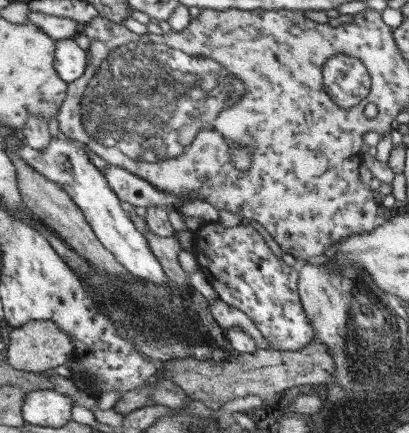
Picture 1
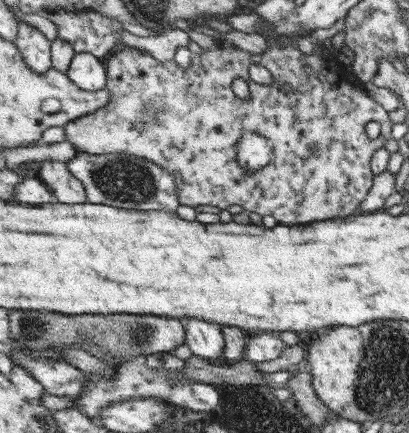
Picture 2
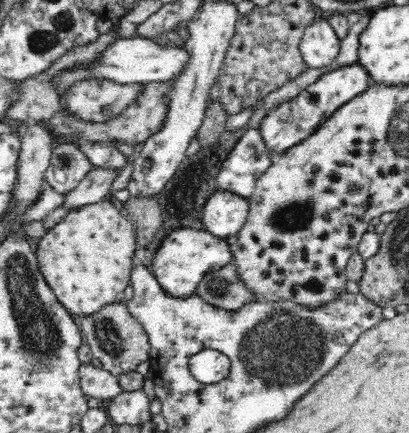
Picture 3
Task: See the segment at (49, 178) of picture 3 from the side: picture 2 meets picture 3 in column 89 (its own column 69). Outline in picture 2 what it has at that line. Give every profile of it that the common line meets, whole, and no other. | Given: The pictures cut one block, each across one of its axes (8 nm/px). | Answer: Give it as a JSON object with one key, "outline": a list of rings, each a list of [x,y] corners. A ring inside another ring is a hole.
{"outline":[[[79,152],[75,158],[67,160],[67,170],[79,180],[89,194],[89,204],[101,204],[101,206],[117,206],[125,210],[143,210],[143,212],[173,212],[177,214],[177,208],[181,202],[181,184],[165,172],[157,162],[139,158],[127,152],[115,152],[115,154],[89,154]]]}

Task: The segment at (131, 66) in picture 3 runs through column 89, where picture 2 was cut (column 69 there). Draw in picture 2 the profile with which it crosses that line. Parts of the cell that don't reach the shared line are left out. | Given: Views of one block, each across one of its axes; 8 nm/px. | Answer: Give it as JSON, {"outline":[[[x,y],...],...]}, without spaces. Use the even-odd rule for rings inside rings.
{"outline":[[[93,52],[77,54],[77,58],[73,58],[73,66],[67,74],[83,90],[99,92],[109,86],[109,70],[107,70],[105,62],[101,58],[97,58]]]}

